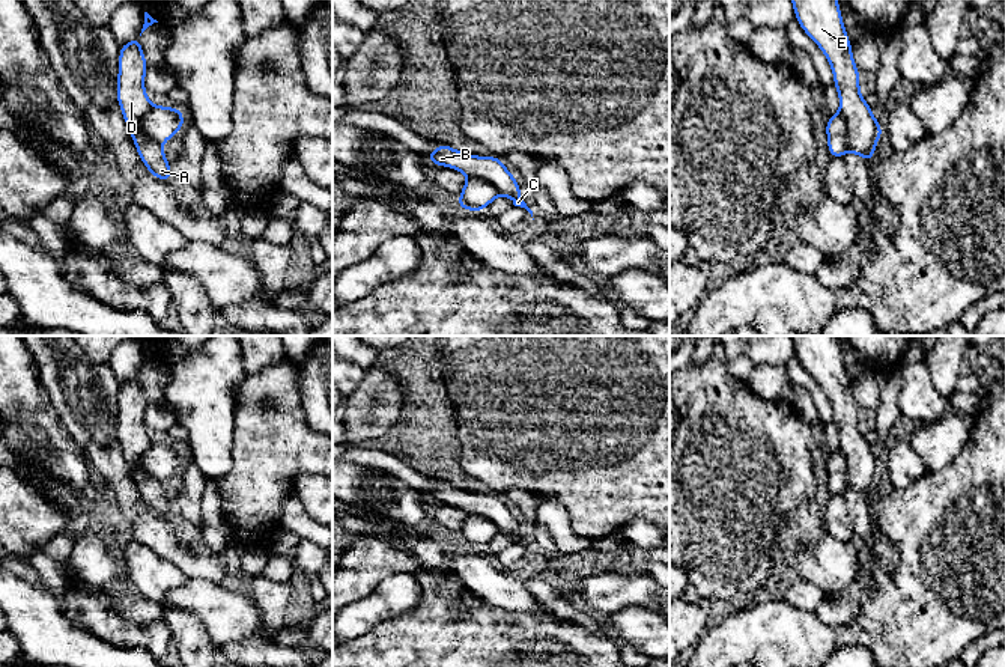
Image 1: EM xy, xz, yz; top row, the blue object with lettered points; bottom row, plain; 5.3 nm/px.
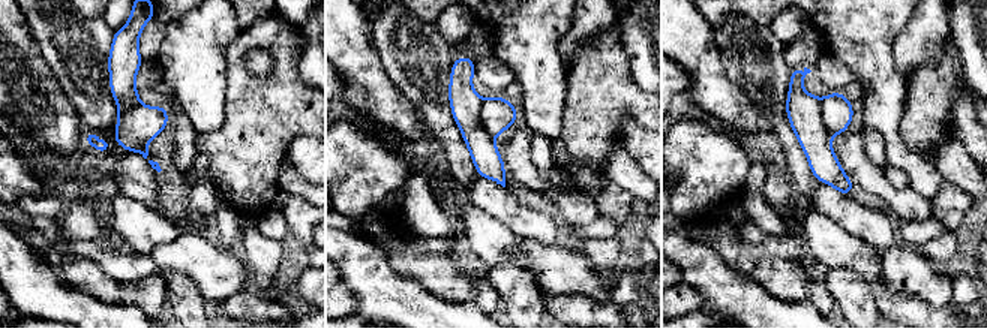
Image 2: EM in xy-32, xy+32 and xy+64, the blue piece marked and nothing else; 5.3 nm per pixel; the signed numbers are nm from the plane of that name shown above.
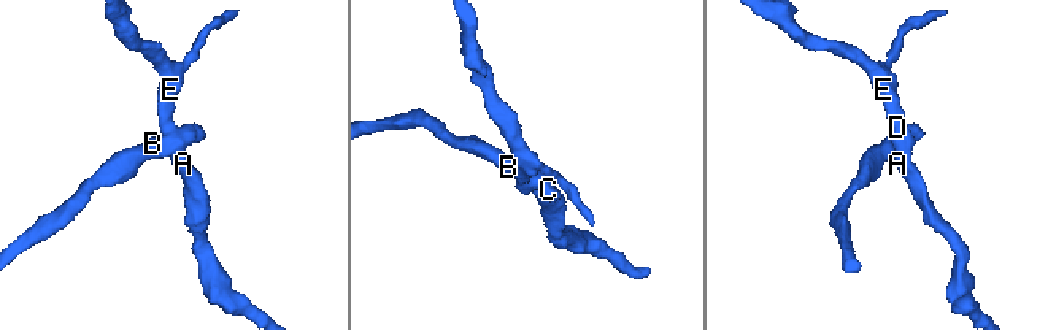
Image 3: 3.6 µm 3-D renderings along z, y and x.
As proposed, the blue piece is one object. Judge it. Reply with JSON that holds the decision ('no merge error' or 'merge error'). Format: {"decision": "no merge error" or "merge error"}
{"decision": "merge error"}

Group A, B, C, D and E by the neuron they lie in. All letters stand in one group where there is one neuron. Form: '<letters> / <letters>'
A D E / B C

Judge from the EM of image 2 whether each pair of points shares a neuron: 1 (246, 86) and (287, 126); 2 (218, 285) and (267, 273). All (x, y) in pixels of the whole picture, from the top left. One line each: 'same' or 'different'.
1: same
2: different

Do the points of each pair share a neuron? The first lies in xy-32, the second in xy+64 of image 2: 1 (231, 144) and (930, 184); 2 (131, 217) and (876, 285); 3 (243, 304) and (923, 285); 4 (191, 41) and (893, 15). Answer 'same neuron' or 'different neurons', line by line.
1: different neurons
2: same neuron
3: different neurons
4: same neuron

